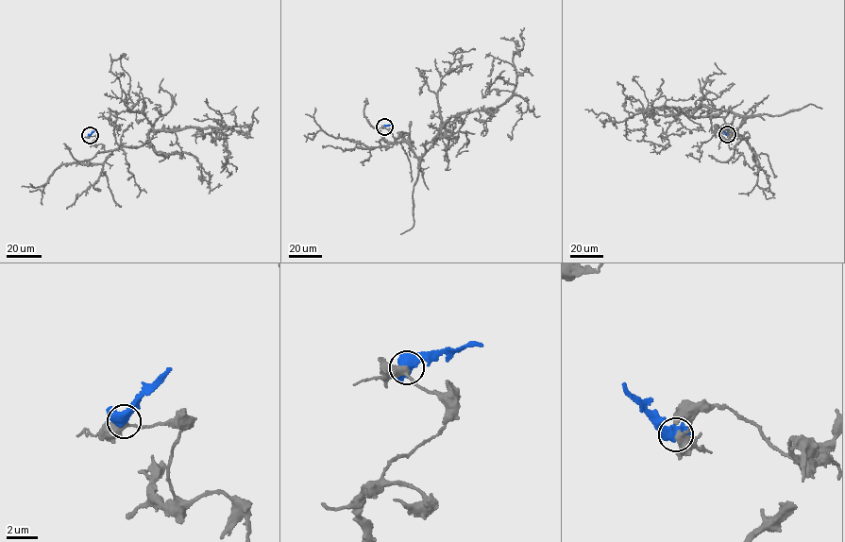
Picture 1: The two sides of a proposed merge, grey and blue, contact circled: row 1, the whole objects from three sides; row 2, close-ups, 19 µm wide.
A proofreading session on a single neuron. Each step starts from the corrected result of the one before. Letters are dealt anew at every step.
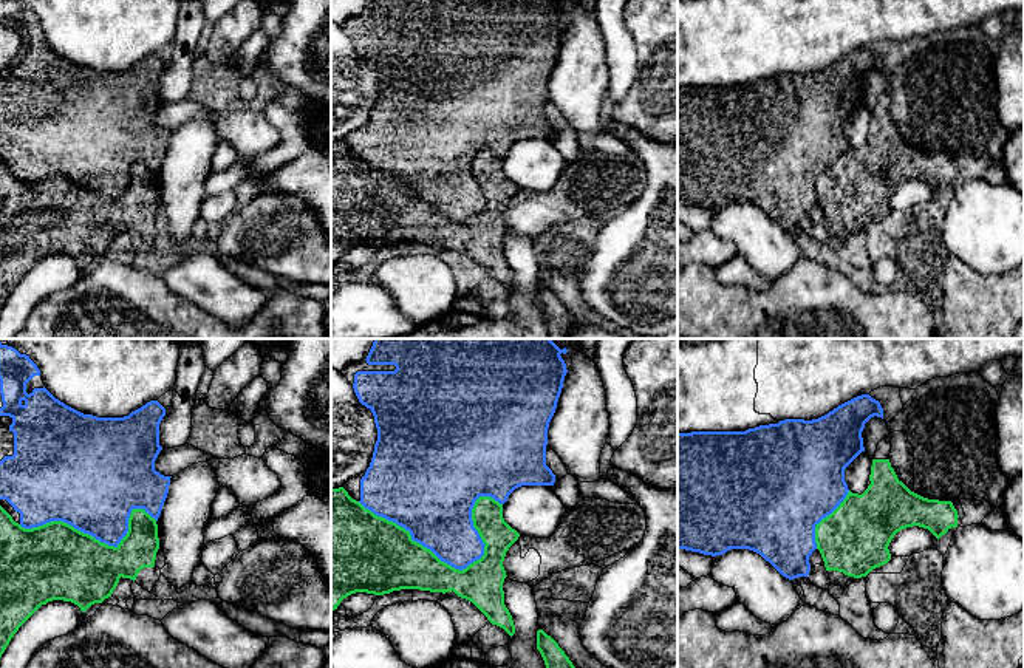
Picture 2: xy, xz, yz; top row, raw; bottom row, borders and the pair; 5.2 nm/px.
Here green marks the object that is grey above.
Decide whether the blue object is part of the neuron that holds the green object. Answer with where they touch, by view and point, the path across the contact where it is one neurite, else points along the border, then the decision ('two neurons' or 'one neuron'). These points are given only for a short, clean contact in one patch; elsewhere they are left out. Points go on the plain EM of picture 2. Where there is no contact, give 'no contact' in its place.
meets green in xz at (458, 223); two neurons

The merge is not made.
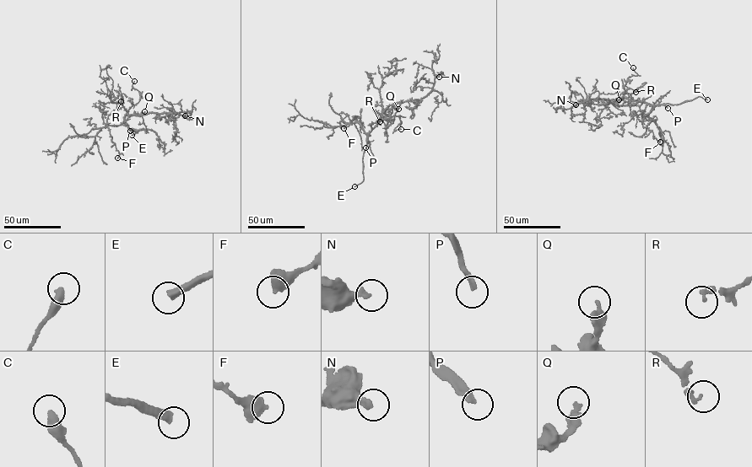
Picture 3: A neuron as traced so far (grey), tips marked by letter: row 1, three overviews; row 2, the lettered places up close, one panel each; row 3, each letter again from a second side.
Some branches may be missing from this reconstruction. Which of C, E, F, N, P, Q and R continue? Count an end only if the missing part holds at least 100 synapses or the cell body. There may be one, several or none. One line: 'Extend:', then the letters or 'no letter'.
Extend: E, P

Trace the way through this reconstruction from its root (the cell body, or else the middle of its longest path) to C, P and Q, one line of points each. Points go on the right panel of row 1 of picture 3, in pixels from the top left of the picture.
C: (630, 104), (636, 101), (624, 92), (624, 87), (628, 77), (637, 74), (633, 67)
P: (630, 104), (641, 101), (663, 104), (668, 108)
Q: (630, 104), (619, 106), (619, 99)

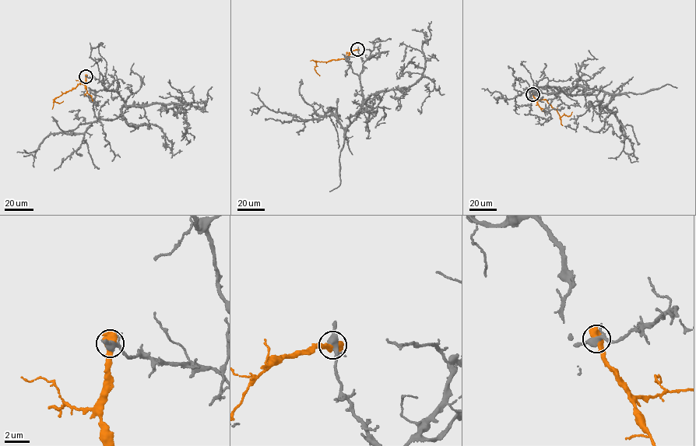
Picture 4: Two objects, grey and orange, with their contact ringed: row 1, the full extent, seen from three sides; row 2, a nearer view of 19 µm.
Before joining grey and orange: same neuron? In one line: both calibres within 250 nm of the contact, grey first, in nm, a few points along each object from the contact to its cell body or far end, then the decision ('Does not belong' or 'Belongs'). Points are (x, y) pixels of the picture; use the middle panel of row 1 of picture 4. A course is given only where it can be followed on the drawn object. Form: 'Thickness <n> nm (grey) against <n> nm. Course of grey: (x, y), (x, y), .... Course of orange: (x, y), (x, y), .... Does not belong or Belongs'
Thickness 360 nm (grey) against 850 nm. Course of grey: (358, 49), (363, 61), (360, 113), (371, 94), (408, 88), (420, 79), (422, 45), (430, 37), (431, 21). Course of orange: (358, 49), (352, 50), (344, 58), (316, 61), (314, 68), (319, 75). Does not belong

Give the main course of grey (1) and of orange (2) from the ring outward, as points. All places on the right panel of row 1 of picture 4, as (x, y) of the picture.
1: (532, 94), (581, 86), (592, 89), (571, 96), (553, 86), (540, 86), (509, 99), (482, 89)
2: (532, 94), (536, 100), (546, 100), (560, 117), (571, 115), (572, 111)

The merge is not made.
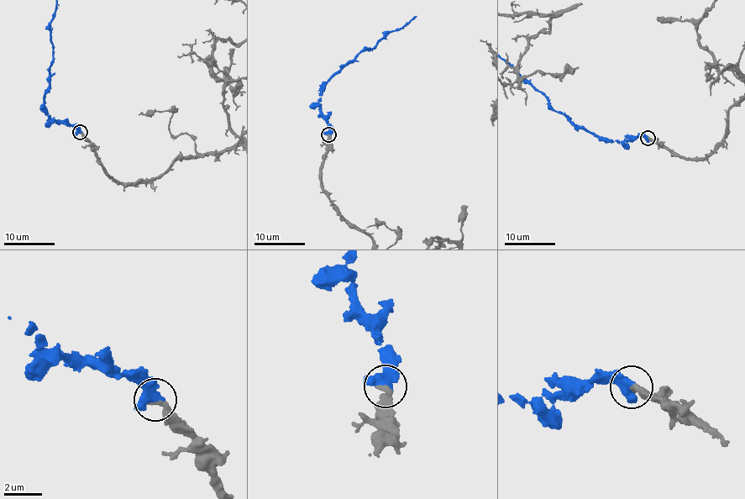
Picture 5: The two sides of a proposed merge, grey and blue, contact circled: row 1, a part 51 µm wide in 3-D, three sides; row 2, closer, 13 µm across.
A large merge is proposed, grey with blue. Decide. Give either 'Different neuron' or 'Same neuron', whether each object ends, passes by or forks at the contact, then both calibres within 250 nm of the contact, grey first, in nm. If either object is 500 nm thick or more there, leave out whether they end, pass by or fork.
Same neuron. Thickness 280 nm (grey) against 650 nm

